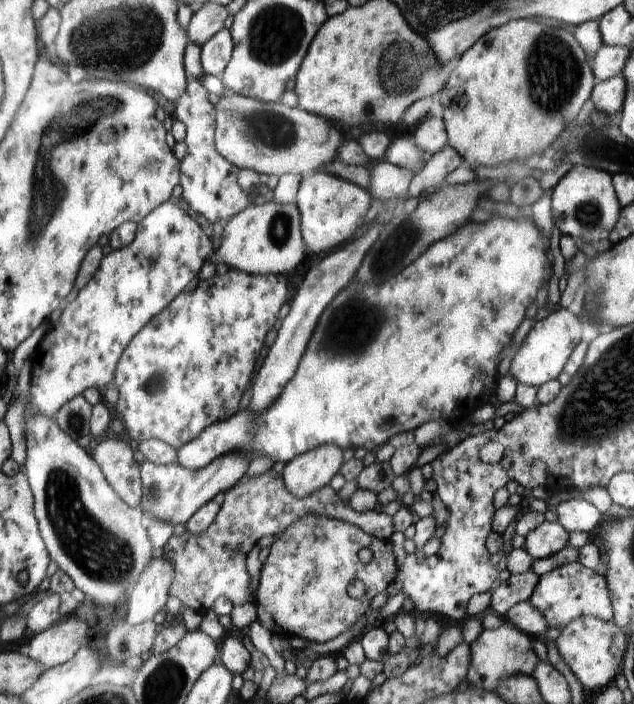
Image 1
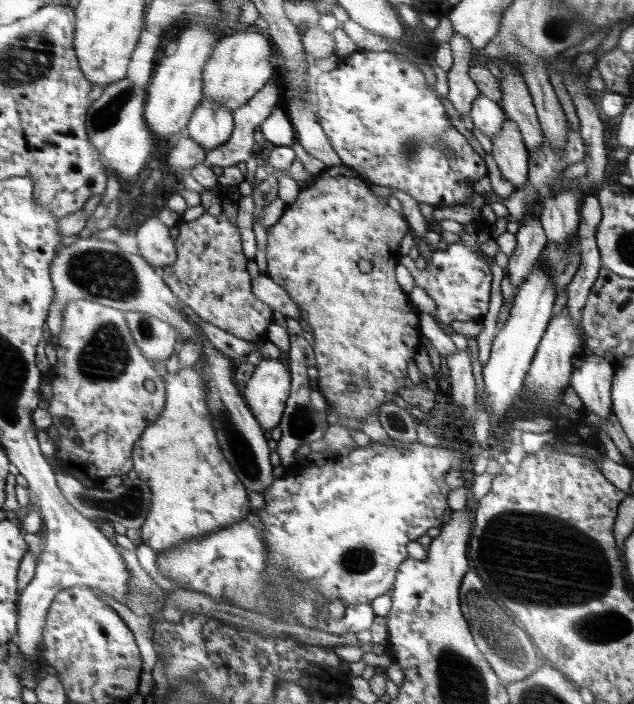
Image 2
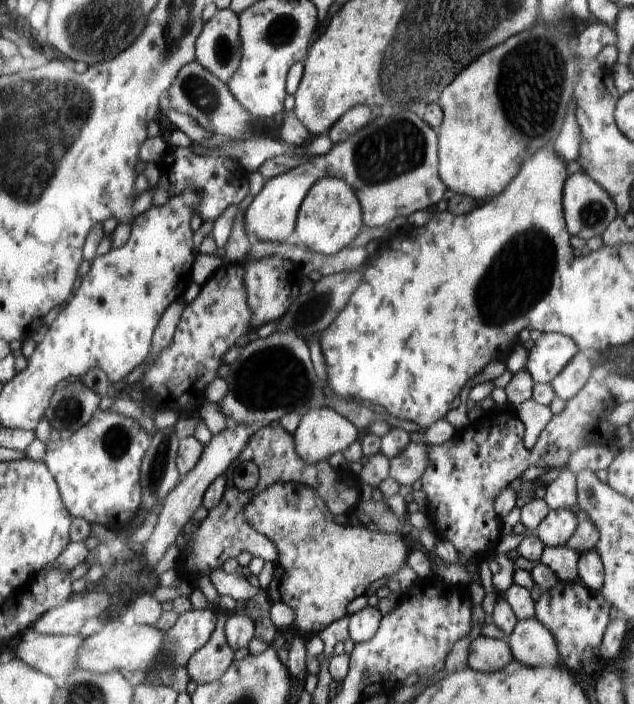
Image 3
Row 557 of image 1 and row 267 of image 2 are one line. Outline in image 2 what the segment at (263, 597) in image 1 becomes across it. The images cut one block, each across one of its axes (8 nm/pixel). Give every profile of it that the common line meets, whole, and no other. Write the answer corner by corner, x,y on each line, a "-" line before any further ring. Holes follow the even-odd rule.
342,162
335,167
325,167
324,170
319,172
314,184
310,184
308,188
301,189
296,201
288,204
287,211
281,220
276,222
276,225
267,231
267,250
265,251
268,259
268,277
290,294
294,303
300,308
300,320
305,320
312,328
314,336
313,348
317,362
315,368
318,370
318,391
326,399
326,408
338,413
338,424
344,430
348,430
348,432
360,430
362,417
368,415
378,417
380,405
396,402
394,394
396,394
396,390
400,386
406,388
406,382
404,382
406,366
408,366
410,358
412,358
412,361
416,358
418,340
421,340
420,330
418,330
418,308
410,304
410,297
402,294
402,290
400,290
400,286
396,284
396,278
394,278
394,268
396,268
396,264
402,258
402,254
400,254
400,240
406,236
406,232
410,228
408,228
402,213
395,212
390,206
386,206
386,202
380,200
370,190
372,188
370,184
372,184
372,181
368,177
364,177
364,174
358,173
356,169
352,169
352,167
346,166
-
360,260
368,260
372,264
372,270
370,272
360,272
358,267
-
350,384
354,384
356,390
350,390
348,387

